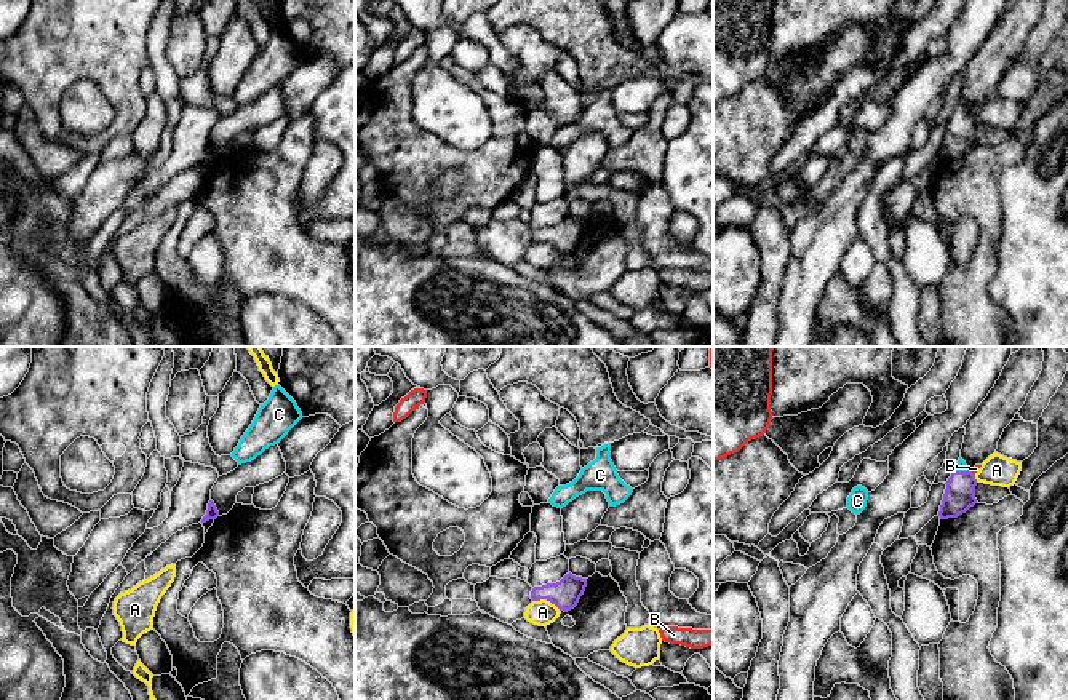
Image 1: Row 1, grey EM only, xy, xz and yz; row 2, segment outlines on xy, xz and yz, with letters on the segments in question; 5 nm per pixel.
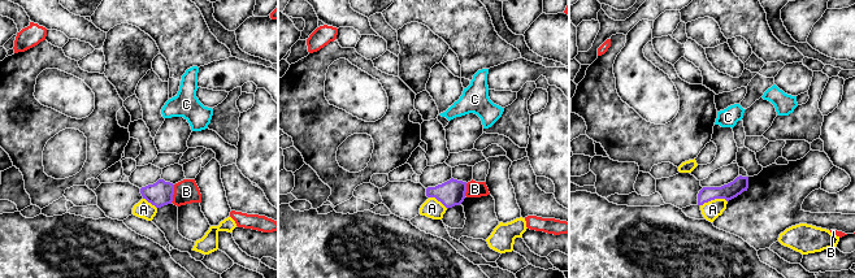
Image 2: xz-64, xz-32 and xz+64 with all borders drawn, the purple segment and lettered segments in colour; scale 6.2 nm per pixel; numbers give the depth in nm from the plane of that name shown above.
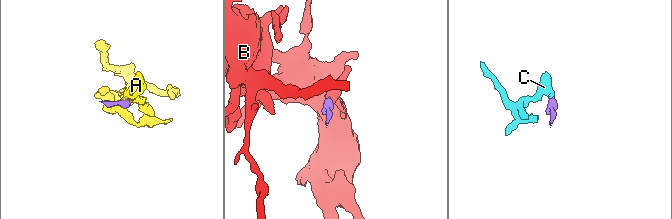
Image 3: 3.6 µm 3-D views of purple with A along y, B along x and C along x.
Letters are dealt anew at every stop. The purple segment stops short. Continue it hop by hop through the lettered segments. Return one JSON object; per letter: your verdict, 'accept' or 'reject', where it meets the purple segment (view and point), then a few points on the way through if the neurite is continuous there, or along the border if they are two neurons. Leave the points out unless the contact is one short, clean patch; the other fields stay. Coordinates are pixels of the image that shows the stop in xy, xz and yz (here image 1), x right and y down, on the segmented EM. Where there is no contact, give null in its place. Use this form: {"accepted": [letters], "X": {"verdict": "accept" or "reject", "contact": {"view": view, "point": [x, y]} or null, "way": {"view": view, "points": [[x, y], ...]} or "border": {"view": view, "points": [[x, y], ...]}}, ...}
{"accepted": ["C"], "A": {"verdict": "reject", "contact": {"view": "xz", "point": [547, 600]}}, "B": {"verdict": "reject", "contact": {"view": "yz", "point": [972, 473]}, "border": {"view": "yz", "points": [[971, 472], [974, 475]]}}, "C": {"verdict": "accept", "contact": {"view": "yz", "point": [961, 472]}, "way": {"view": "yz", "points": [[960, 496], [961, 472], [961, 465]]}}}

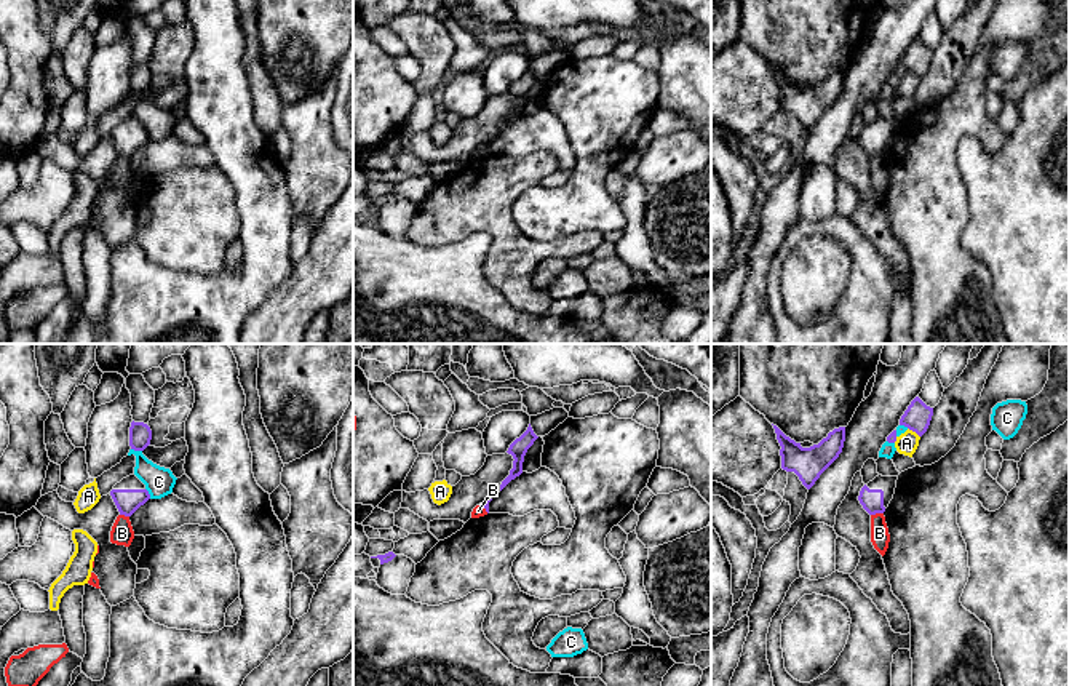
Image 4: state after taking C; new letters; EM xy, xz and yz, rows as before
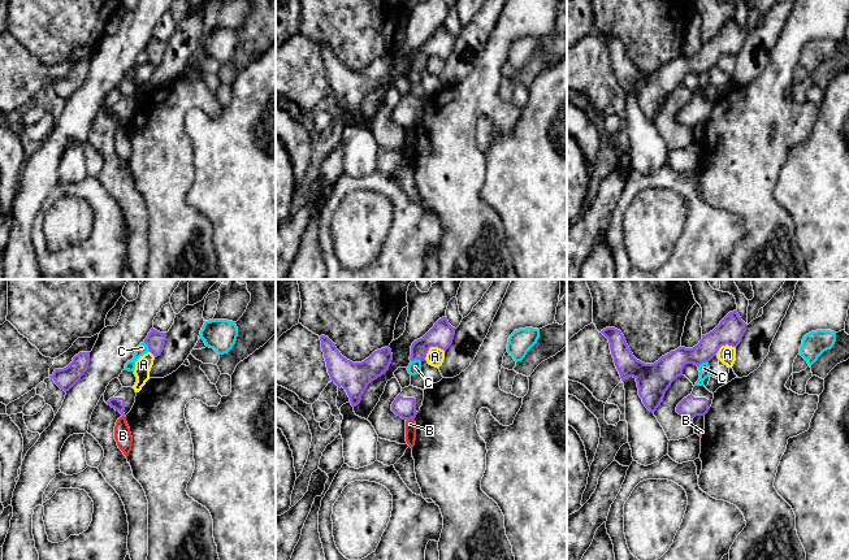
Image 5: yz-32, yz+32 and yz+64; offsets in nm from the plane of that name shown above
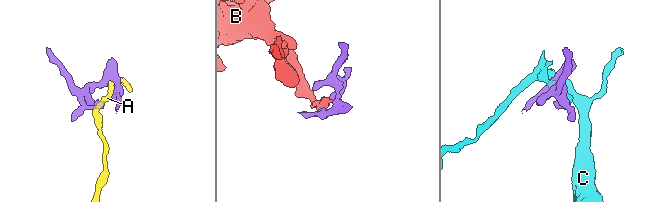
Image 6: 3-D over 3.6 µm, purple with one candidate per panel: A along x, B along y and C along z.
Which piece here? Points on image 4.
{"accepted": [], "A": {"verdict": "reject", "contact": {"view": "yz", "point": [914, 430]}, "border": {"view": "yz", "points": [[908, 427], [919, 437]]}}, "B": {"verdict": "reject", "contact": {"view": "yz", "point": [876, 512]}, "border": {"view": "yz", "points": [[882, 512], [871, 515]]}}, "C": {"verdict": "reject", "contact": {"view": "xy", "point": [136, 450]}}}

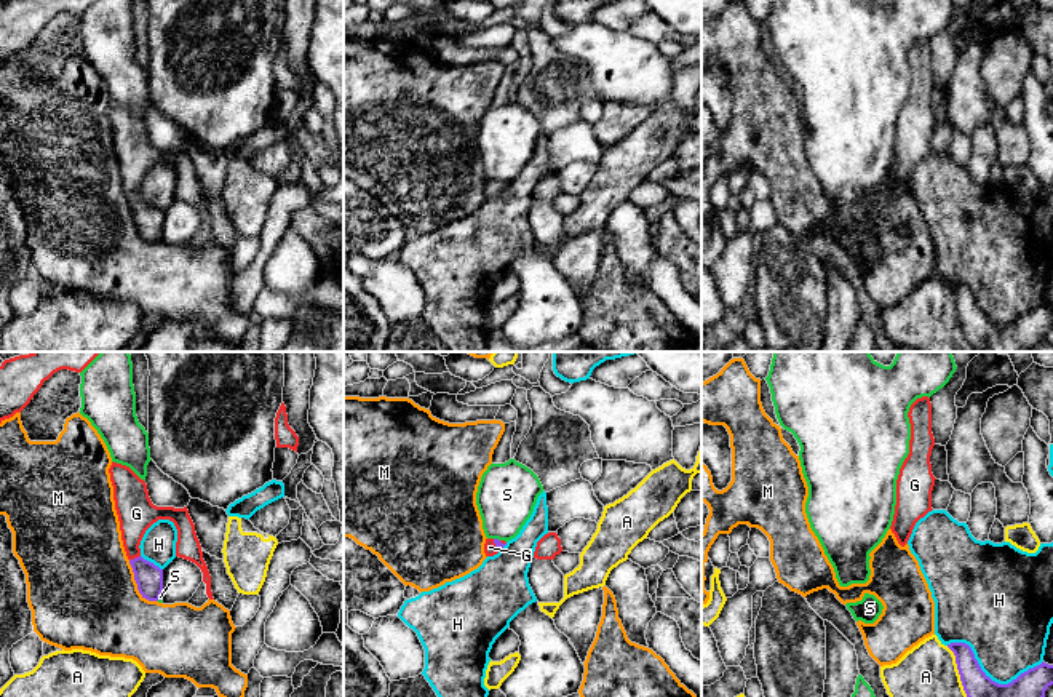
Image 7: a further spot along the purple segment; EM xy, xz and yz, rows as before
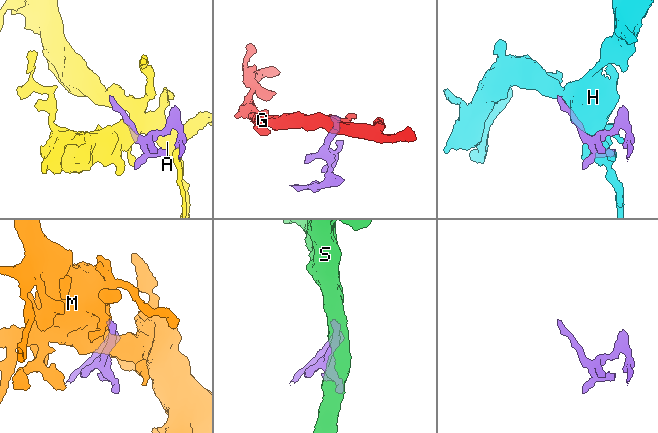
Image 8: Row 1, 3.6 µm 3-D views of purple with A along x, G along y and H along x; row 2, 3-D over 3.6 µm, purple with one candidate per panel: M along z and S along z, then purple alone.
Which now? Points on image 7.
{"accepted": ["G"], "A": {"verdict": "reject", "contact": {"view": "yz", "point": [959, 672]}, "border": {"view": "yz", "points": [[946, 646], [954, 656], [959, 680], [967, 696]]}}, "G": {"verdict": "accept", "contact": {"view": "xy", "point": [135, 558]}, "way": {"view": "xy", "points": [[149, 577], [135, 558], [133, 521], [136, 513]]}}, "H": {"verdict": "reject", "contact": {"view": "yz", "point": [988, 677]}}, "M": {"verdict": "reject", "contact": {"view": "xy", "point": [138, 585]}}, "S": {"verdict": "reject", "contact": {"view": "xz", "point": [497, 539]}, "border": {"view": "xz", "points": [[494, 537], [499, 541]]}}}

